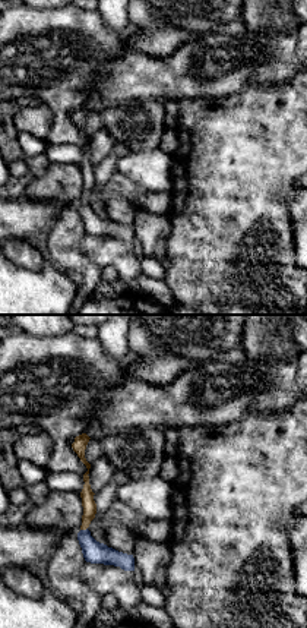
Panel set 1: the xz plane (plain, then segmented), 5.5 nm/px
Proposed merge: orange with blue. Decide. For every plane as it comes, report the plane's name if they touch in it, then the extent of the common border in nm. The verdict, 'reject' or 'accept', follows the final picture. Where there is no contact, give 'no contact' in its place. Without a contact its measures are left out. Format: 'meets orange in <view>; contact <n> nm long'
meets orange in xz; contact 40 nm long

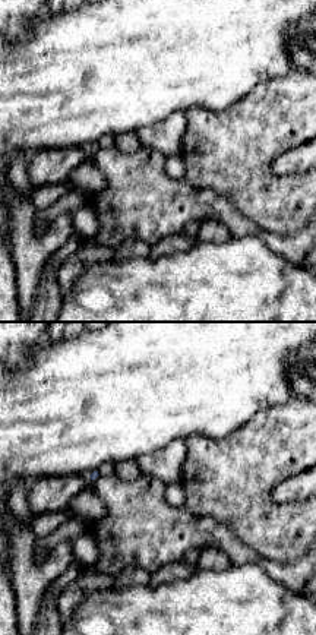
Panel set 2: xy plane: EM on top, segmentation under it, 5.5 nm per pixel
no contact

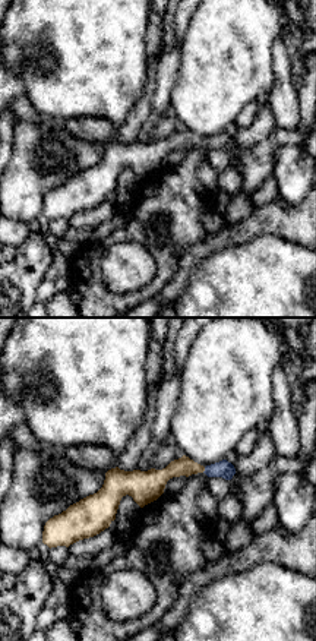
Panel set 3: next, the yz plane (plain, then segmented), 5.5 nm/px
meets orange in yz; contact 40 nm long

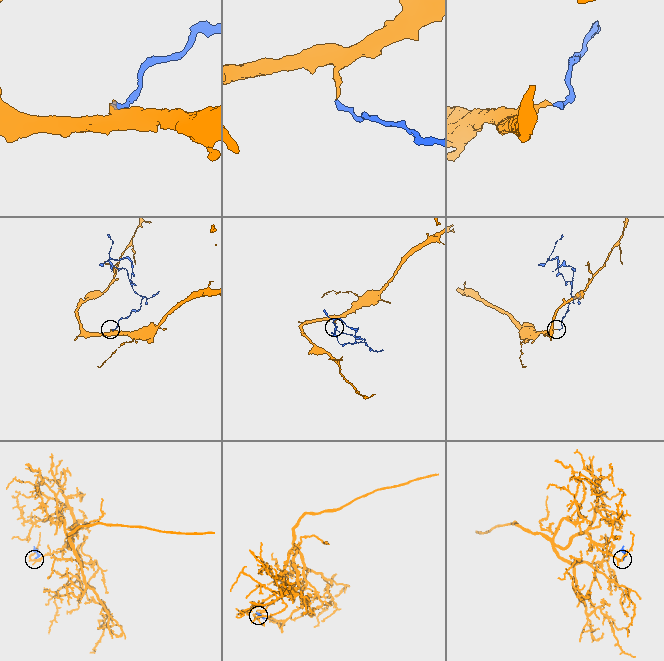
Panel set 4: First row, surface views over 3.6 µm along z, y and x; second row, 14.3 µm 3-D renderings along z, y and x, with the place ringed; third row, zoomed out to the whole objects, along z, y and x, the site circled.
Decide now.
accept

